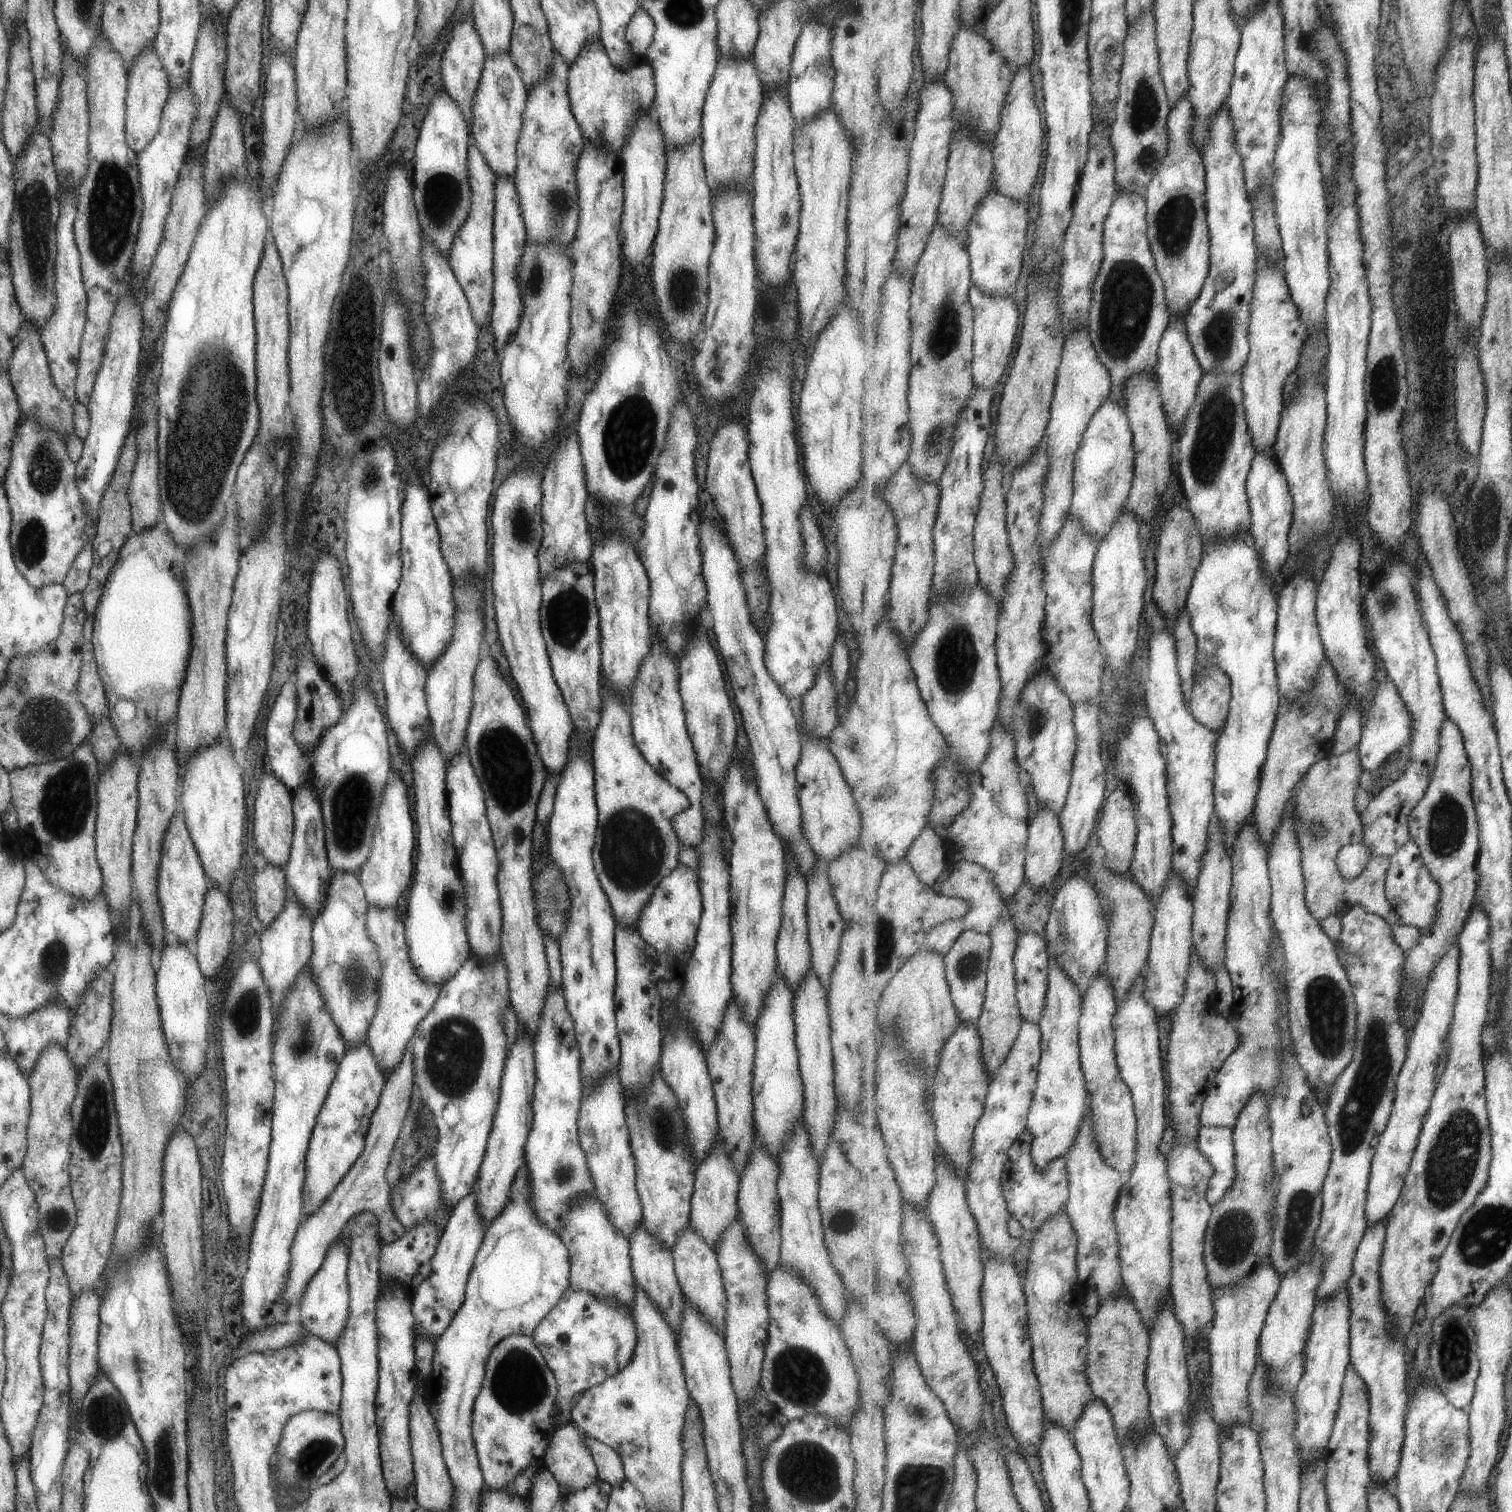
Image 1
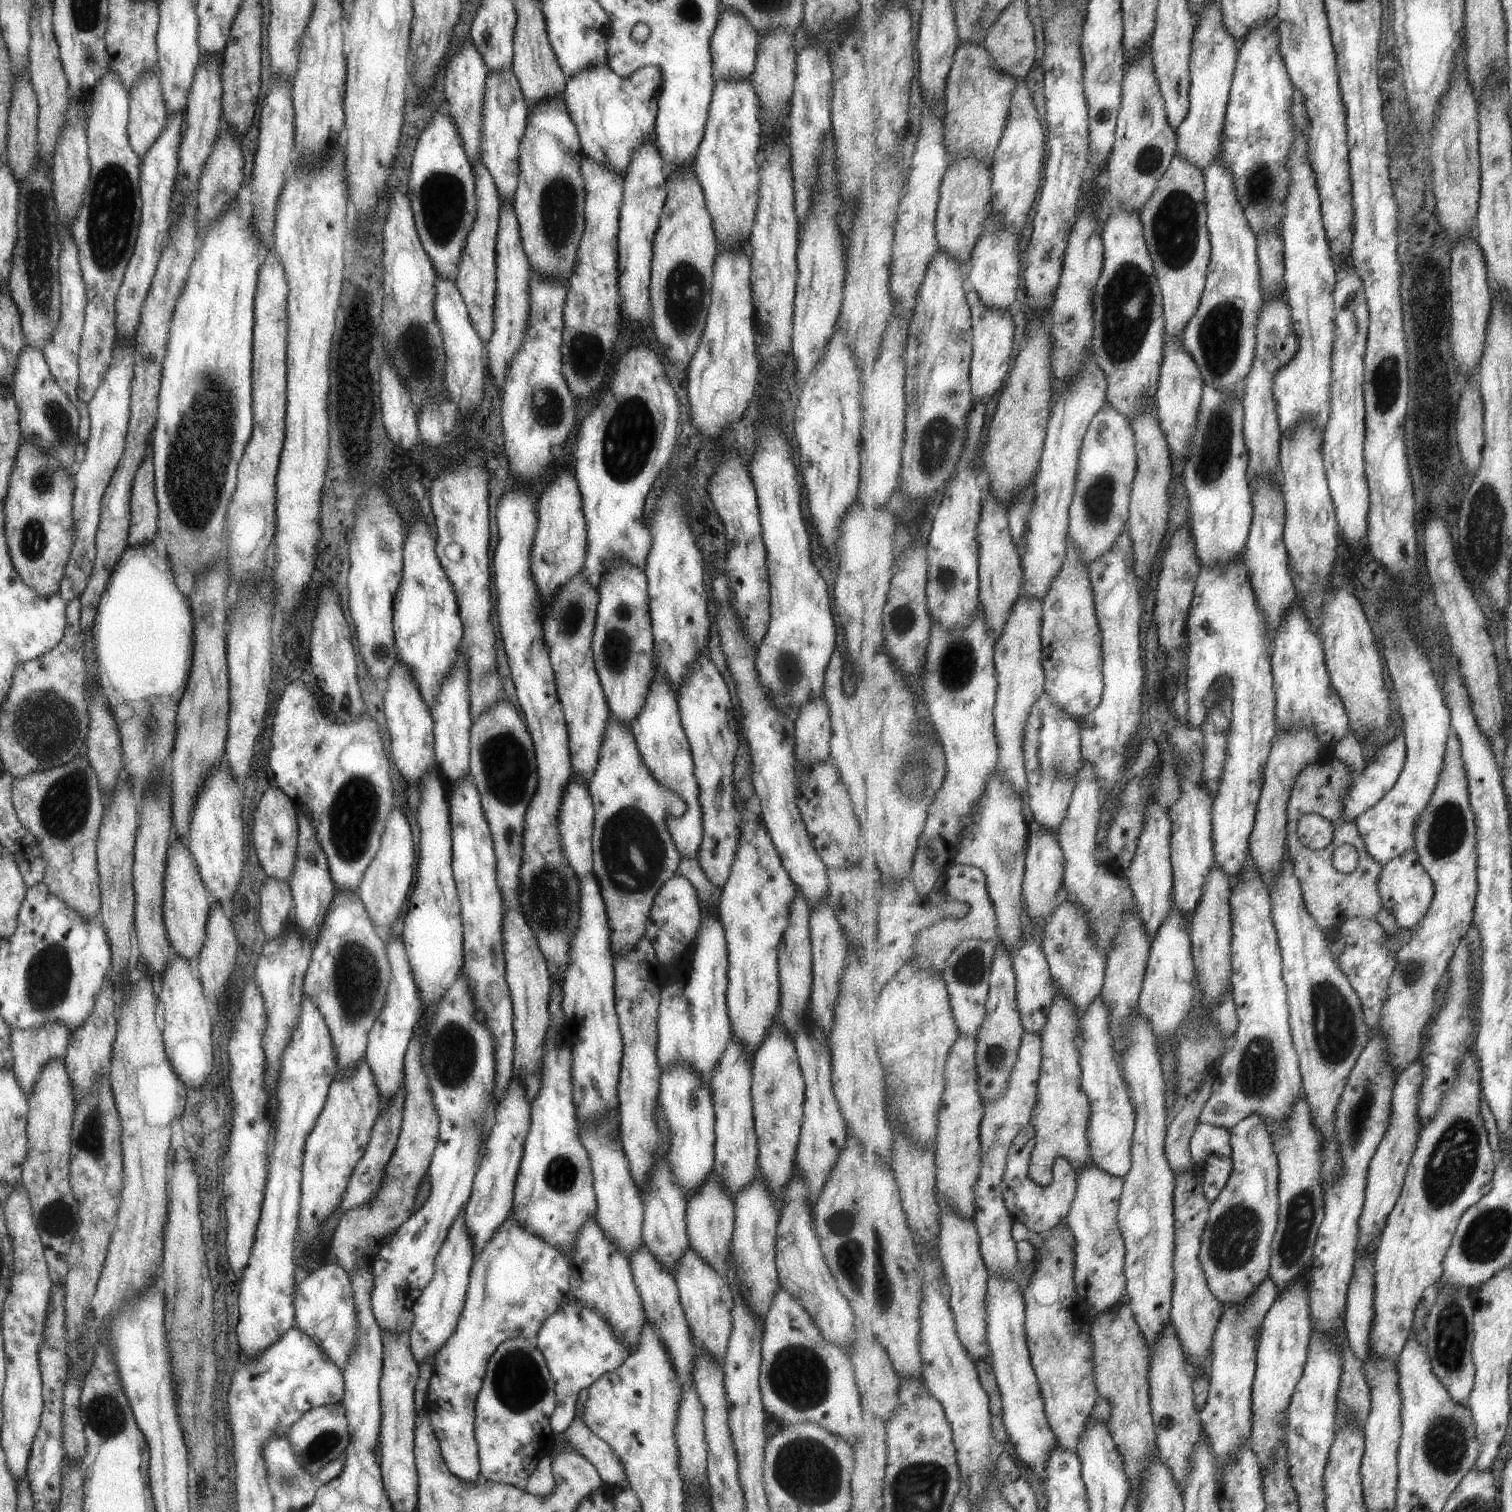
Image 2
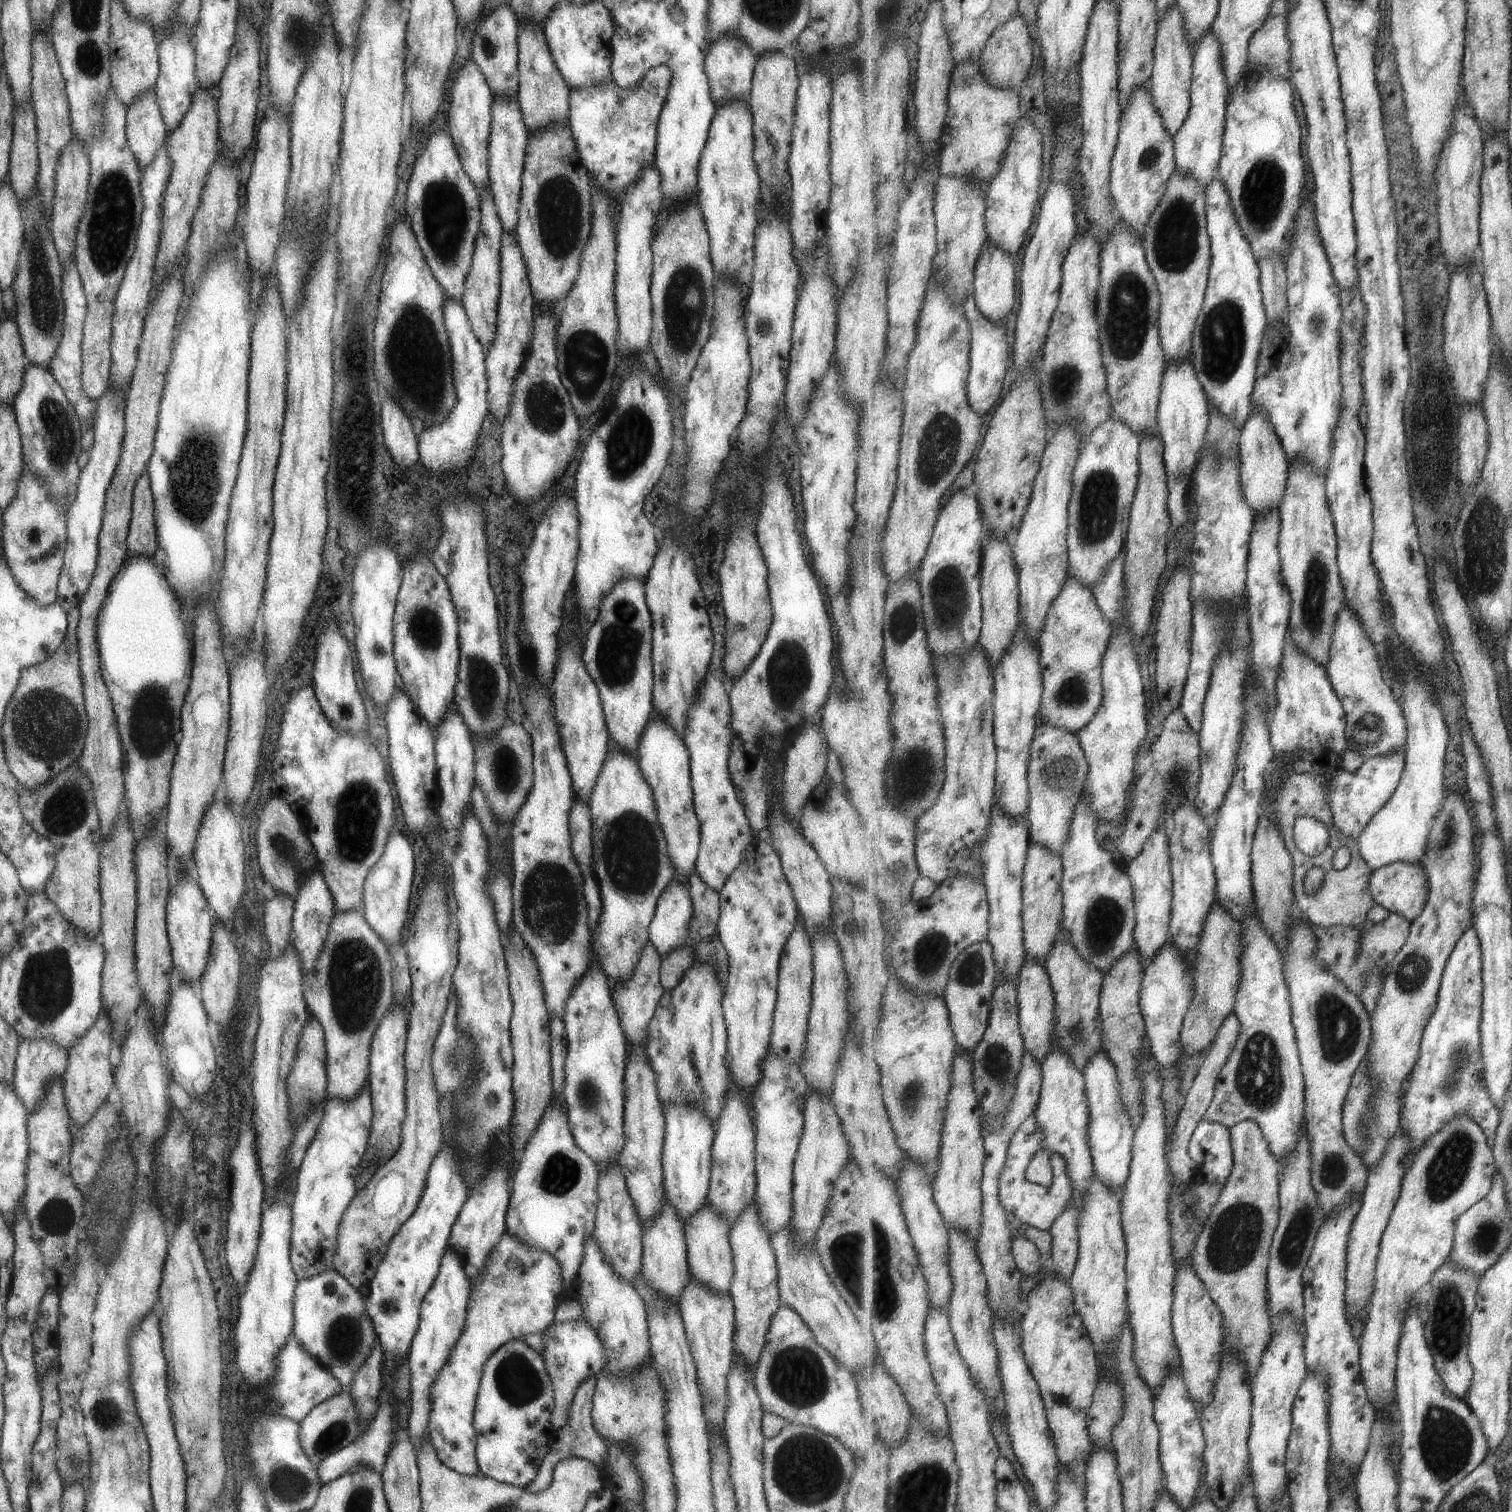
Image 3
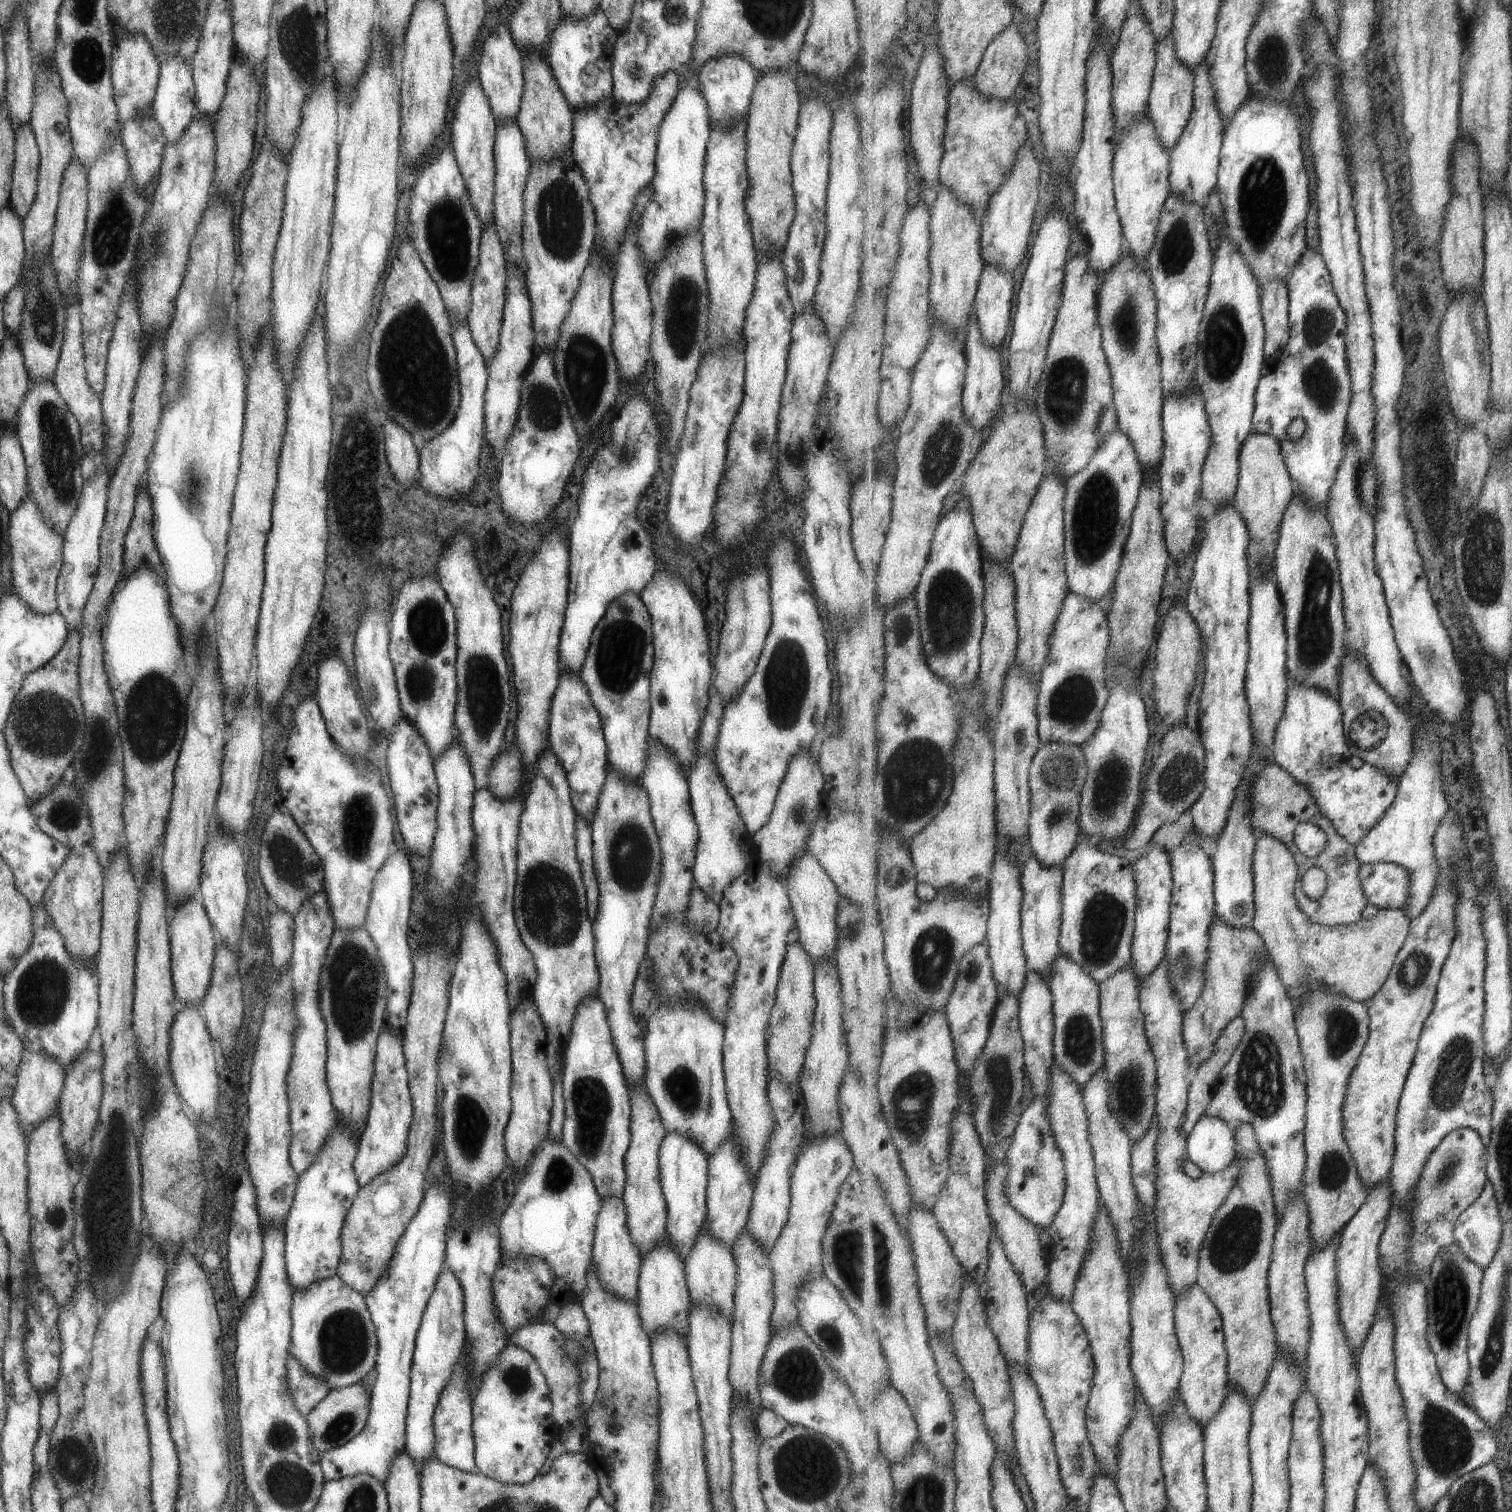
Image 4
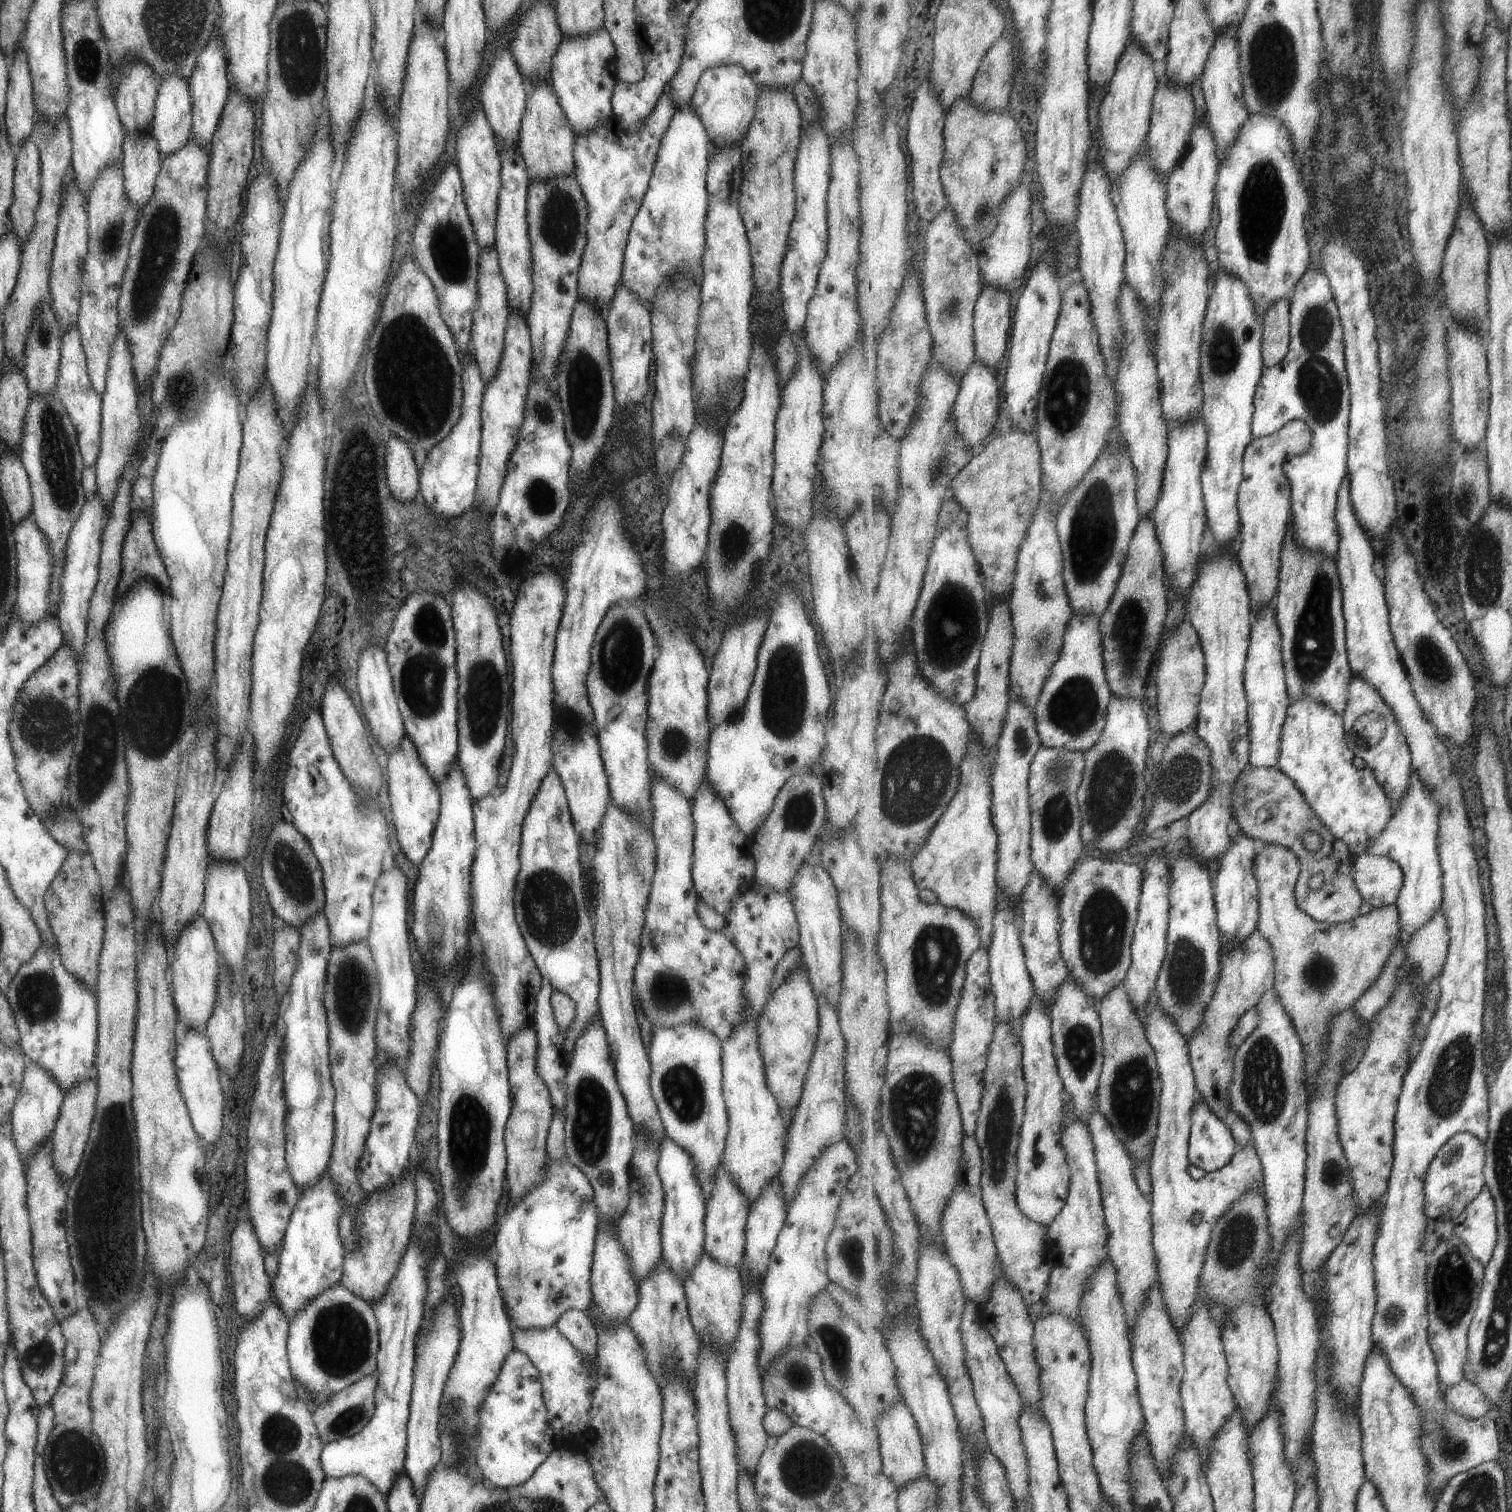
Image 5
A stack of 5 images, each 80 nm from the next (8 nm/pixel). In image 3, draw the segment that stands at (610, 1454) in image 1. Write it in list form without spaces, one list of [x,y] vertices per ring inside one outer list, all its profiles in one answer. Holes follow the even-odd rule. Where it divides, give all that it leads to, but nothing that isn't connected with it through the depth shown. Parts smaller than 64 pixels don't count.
[[[597,1375],[589,1376],[585,1378],[585,1382],[581,1382],[577,1386],[573,1394],[573,1400],[569,1408],[569,1418],[564,1427],[557,1430],[556,1438],[551,1444],[549,1451],[543,1456],[541,1463],[539,1464],[535,1478],[524,1487],[527,1492],[537,1494],[541,1490],[545,1490],[550,1484],[550,1478],[552,1477],[552,1471],[555,1467],[555,1464],[566,1457],[582,1457],[583,1459],[591,1462],[593,1466],[596,1466],[598,1470],[605,1470],[605,1464],[603,1464],[603,1456],[607,1454],[607,1444],[606,1442],[599,1437],[595,1430],[593,1430],[591,1422],[591,1396],[593,1396],[593,1388],[595,1387],[595,1380]]]

